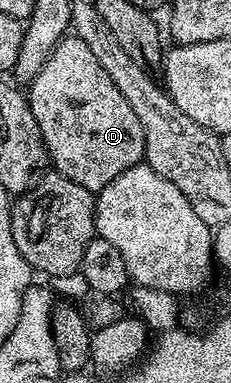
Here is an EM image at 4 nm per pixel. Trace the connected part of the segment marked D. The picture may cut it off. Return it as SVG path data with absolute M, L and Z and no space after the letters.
M65 35L50 54L46 66L42 66L42 70L32 79L26 95L34 122L38 122L38 130L42 130L51 167L70 178L70 182L78 182L78 186L86 186L96 194L114 182L118 174L144 160L144 131L142 122L138 122L138 114L130 110L130 102L122 98L122 90L114 86L110 74L102 70L102 62L94 58L94 53L86 47L82 38Z

